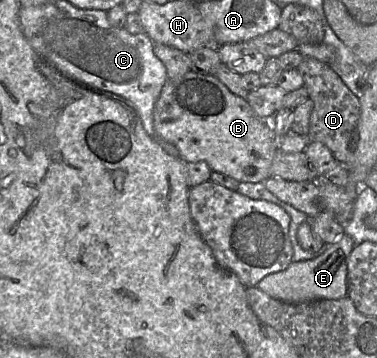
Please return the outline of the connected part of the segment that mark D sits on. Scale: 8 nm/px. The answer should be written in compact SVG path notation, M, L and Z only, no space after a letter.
M303 57L296 69L302 75L304 87L313 102L308 140L323 143L339 163L346 165L349 161L350 142L360 117L359 99L343 83L339 75L324 62L313 57Z

